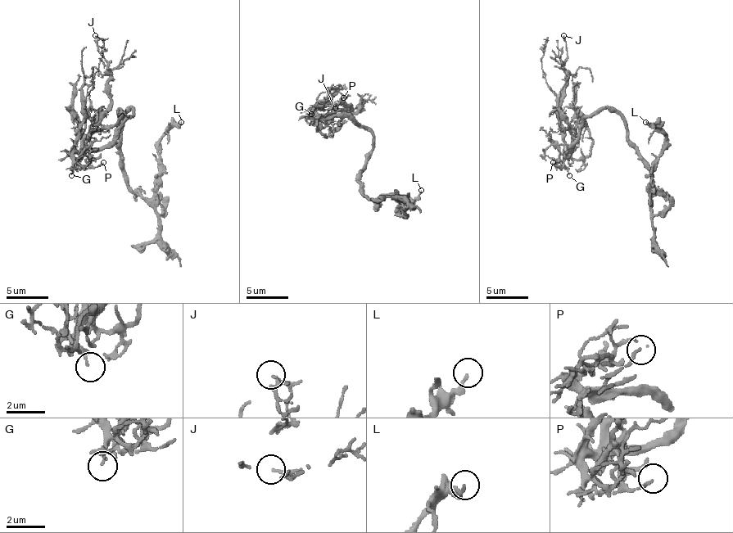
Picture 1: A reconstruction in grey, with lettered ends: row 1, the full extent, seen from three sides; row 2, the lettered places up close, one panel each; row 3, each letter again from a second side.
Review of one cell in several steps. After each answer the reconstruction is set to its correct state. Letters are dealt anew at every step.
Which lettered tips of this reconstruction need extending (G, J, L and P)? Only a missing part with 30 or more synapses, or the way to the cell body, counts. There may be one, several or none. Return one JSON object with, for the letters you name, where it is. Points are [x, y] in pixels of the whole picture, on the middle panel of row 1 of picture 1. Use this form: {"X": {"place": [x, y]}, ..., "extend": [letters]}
{"extend": []}

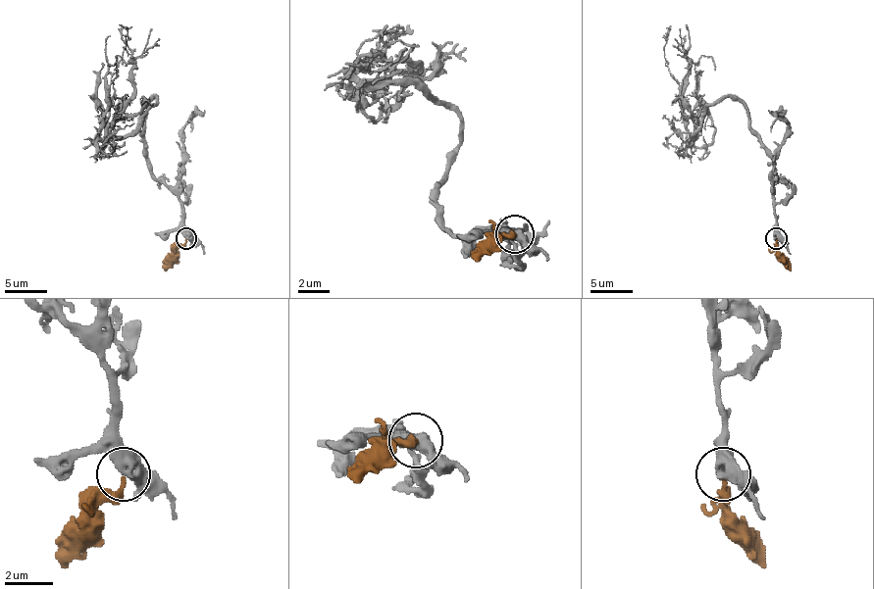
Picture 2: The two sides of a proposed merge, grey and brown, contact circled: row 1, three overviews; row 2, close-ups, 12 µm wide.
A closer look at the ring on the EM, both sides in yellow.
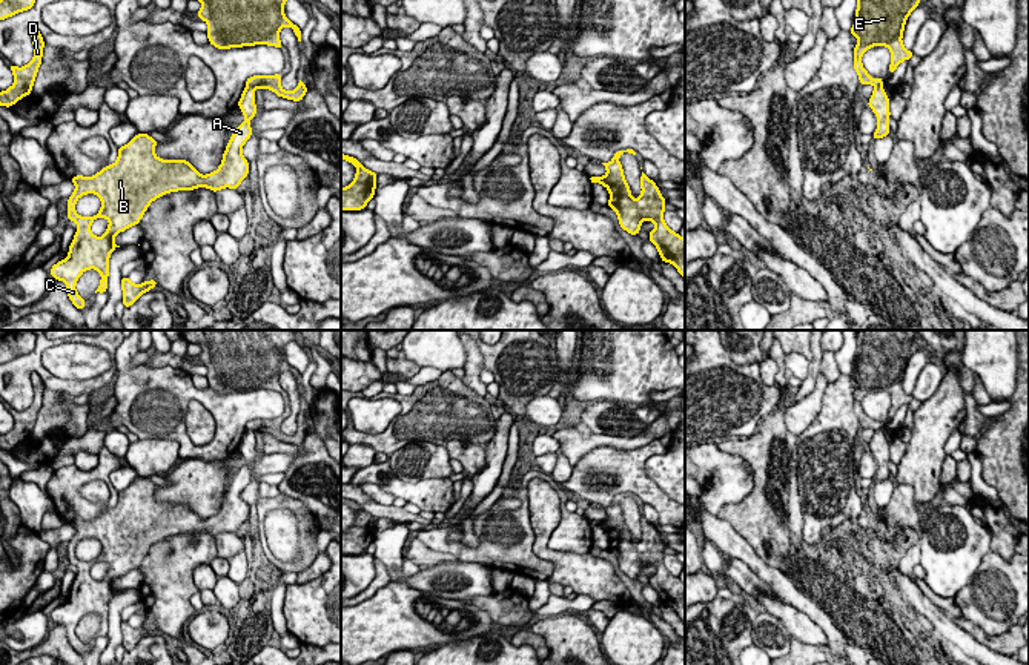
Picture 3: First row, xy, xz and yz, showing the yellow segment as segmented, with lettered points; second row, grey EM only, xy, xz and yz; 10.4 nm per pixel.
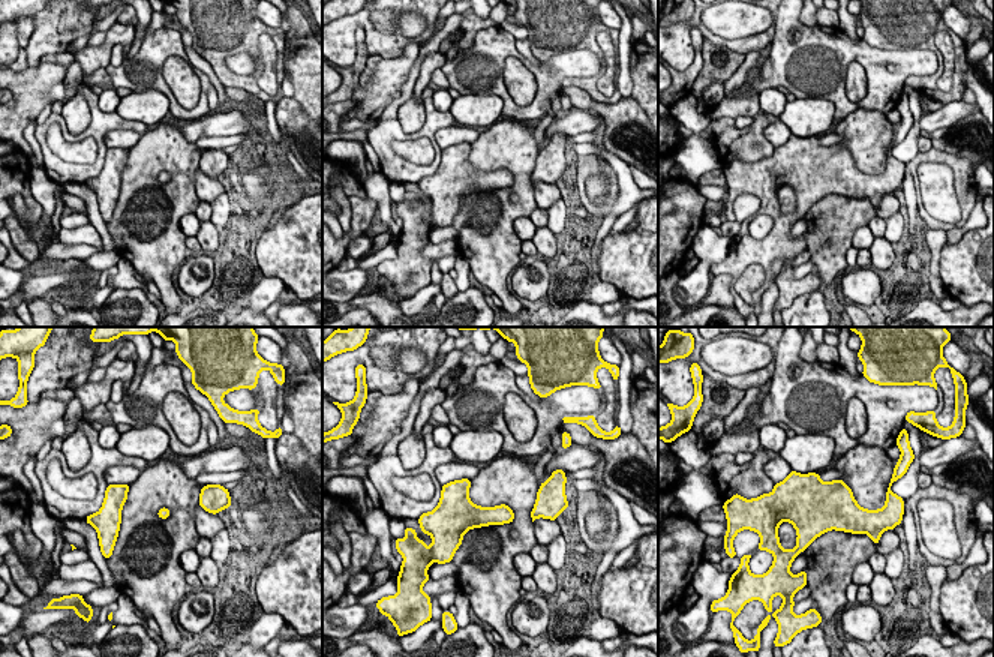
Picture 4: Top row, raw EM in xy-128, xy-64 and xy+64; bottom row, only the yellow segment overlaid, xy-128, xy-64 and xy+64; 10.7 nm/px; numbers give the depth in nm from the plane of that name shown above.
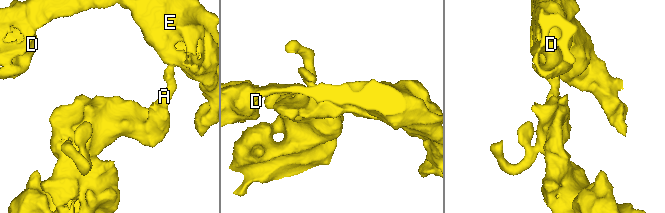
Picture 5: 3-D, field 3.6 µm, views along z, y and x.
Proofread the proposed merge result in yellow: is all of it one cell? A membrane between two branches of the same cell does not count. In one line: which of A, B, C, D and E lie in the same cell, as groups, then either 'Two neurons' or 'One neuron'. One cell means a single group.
Groups: A B C / D E. Two neurons

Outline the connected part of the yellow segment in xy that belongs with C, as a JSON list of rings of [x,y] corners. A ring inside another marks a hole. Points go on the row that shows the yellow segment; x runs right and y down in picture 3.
[[[246,86],[238,108],[246,120],[233,131],[220,167],[215,172],[201,175],[186,160],[163,160],[155,155],[155,141],[147,134],[137,134],[127,144],[118,147],[118,158],[114,164],[103,167],[94,177],[75,175],[71,181],[75,190],[68,198],[68,220],[75,221],[78,229],[69,246],[68,256],[52,266],[49,273],[68,287],[72,304],[84,309],[84,298],[75,290],[81,273],[95,269],[101,281],[95,293],[108,290],[109,256],[114,249],[117,233],[135,226],[143,218],[149,204],[178,190],[194,190],[207,187],[212,192],[230,187],[238,189],[249,175],[249,161],[241,154],[243,146],[252,135],[249,121],[258,112],[255,106],[255,88]],[[86,194],[95,194],[101,200],[101,209],[94,217],[80,217],[75,203]],[[97,218],[106,218],[109,226],[103,237],[91,232],[91,224]]]

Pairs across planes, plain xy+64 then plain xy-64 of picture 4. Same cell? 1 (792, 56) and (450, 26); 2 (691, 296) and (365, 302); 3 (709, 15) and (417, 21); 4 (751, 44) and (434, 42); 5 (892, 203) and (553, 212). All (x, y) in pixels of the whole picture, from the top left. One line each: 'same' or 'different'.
1: different
2: different
3: same
4: different
5: different

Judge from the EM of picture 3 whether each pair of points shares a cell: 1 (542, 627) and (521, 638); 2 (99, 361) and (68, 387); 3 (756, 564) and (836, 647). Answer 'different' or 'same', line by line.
1: different
2: different
3: same

